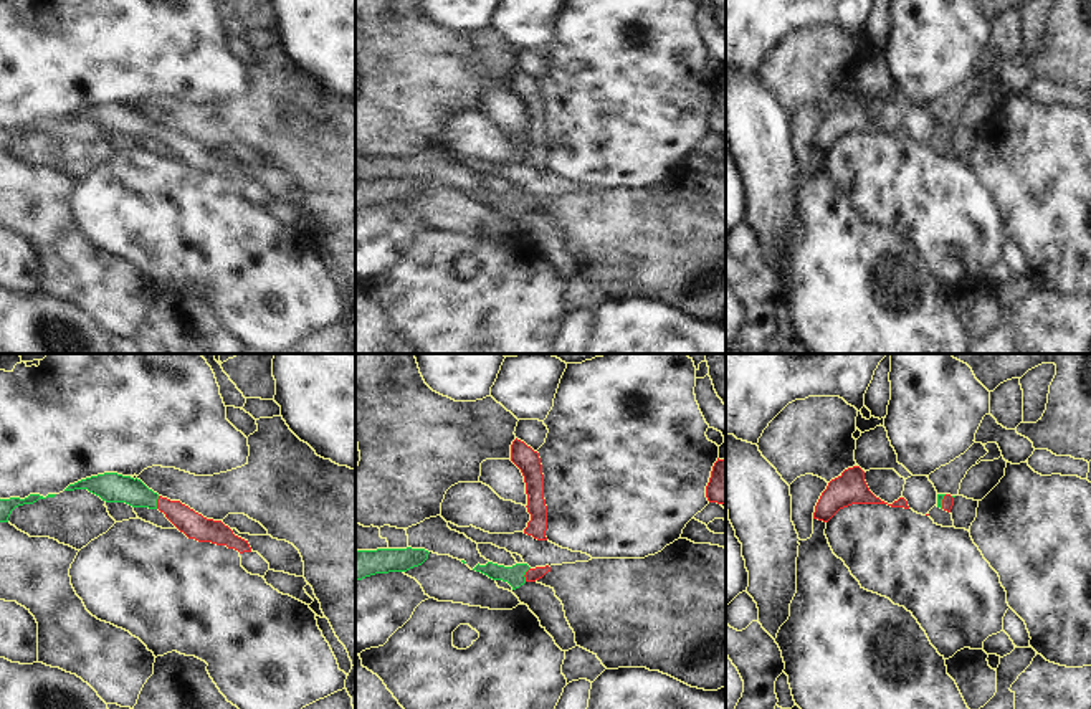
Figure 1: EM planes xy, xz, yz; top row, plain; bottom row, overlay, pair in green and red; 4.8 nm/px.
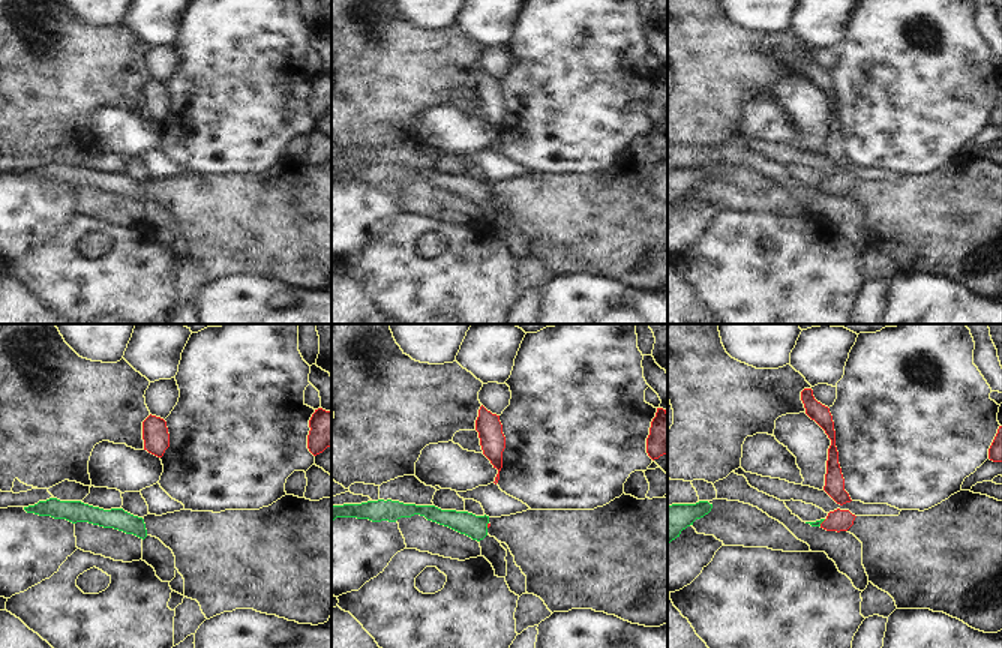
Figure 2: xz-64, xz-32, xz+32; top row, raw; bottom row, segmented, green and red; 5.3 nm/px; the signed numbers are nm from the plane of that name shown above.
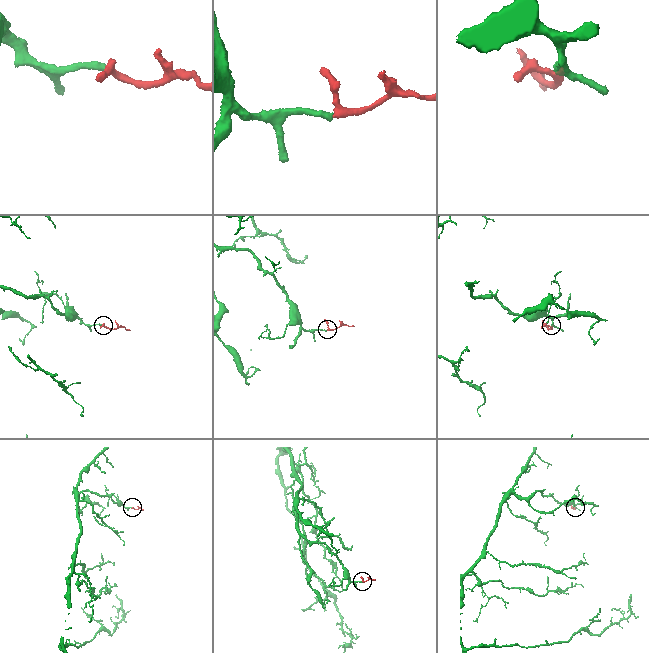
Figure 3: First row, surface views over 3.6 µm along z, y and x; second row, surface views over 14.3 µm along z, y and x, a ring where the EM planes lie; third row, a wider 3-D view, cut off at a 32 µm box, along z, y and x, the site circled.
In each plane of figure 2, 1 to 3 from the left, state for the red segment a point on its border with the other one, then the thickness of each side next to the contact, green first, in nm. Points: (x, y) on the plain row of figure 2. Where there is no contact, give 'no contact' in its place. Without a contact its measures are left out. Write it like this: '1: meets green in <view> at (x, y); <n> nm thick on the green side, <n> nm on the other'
1: no contact
2: meets green in xz-32 at (486, 189); 130 nm thick on the green side, 20 nm on the other
3: meets green in xz+32 at (822, 185); 30 nm thick on the green side, 110 nm on the other

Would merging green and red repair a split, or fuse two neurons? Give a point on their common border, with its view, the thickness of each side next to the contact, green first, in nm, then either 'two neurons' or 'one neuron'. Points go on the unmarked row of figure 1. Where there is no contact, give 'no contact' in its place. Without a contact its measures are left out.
contact xz (524, 204); calibres 100 and 60 nm; one neuron

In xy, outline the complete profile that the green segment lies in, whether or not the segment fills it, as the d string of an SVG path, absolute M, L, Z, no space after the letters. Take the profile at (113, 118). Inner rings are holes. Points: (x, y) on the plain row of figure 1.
M104 102L69 114L64 121L88 119L106 132L159 139L188 169L226 175L240 183L251 182L248 170L233 164L222 150L207 149L180 131L170 131L149 119L141 109Z

